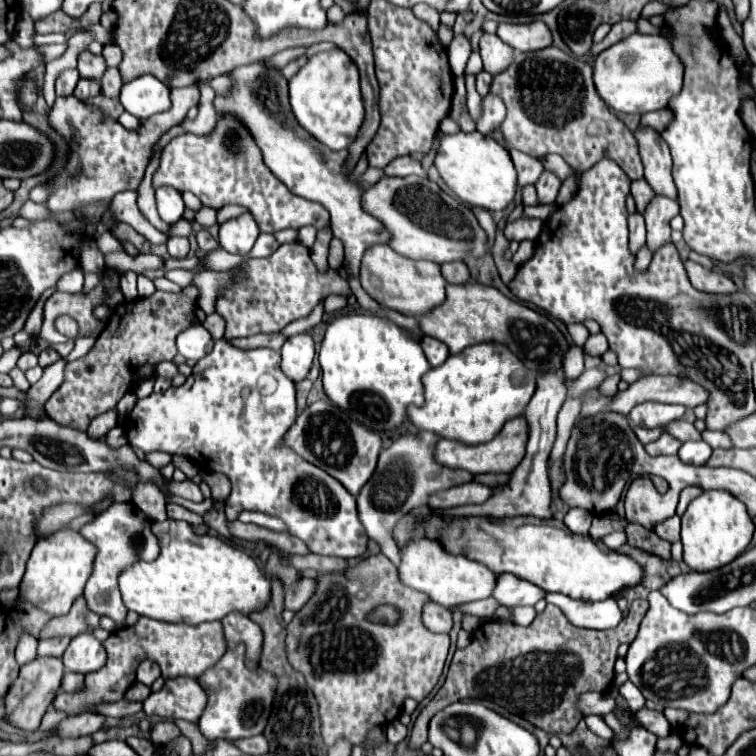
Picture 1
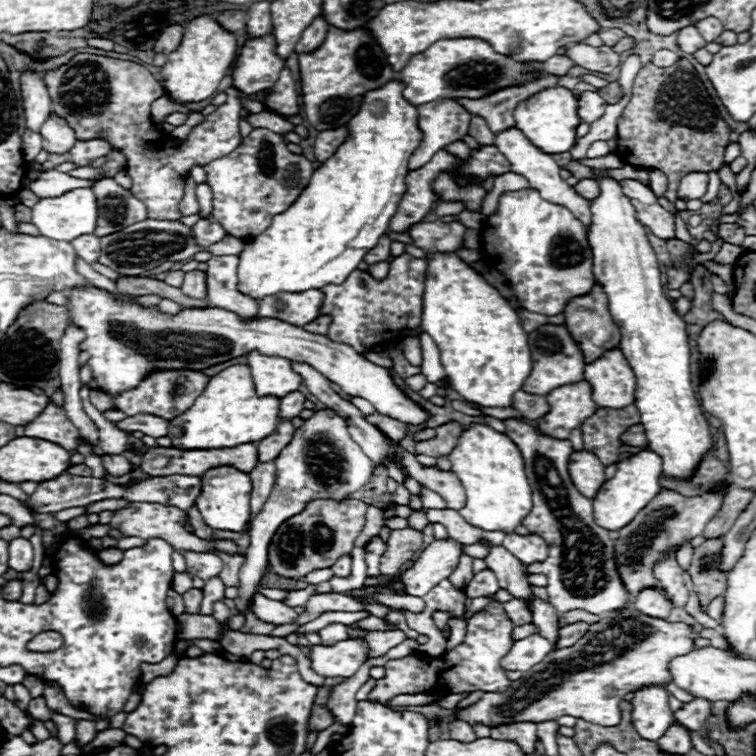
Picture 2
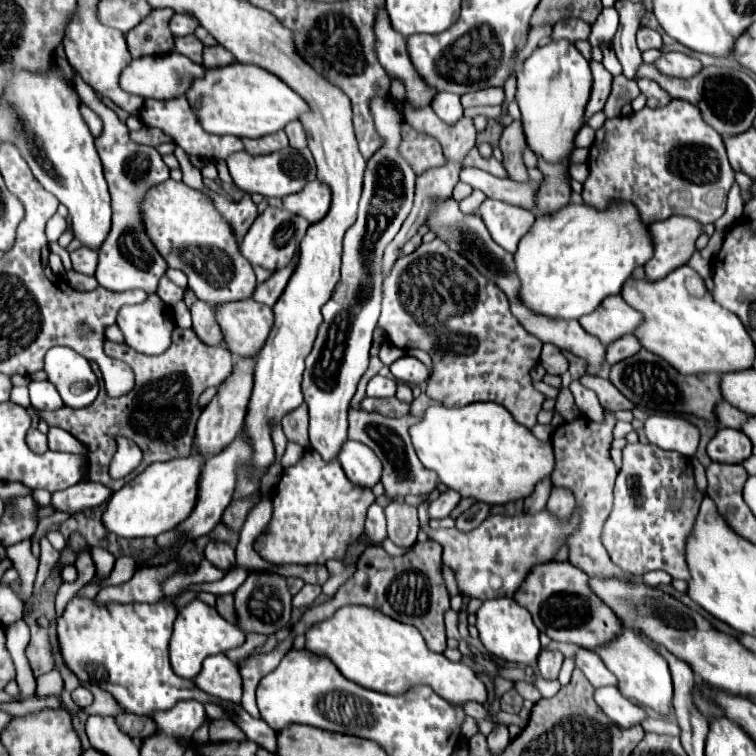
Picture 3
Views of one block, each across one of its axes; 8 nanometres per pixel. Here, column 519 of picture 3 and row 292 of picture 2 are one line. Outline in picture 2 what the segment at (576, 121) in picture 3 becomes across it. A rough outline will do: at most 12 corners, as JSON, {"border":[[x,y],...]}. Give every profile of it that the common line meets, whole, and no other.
{"border":[[72,290],[104,392],[250,350],[310,364],[380,414],[430,414],[354,348],[222,308],[176,316]]}

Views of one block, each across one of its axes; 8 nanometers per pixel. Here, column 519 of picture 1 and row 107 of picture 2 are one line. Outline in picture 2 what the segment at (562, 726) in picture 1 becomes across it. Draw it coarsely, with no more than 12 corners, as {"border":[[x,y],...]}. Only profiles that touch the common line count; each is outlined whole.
{"border":[[644,64],[618,156],[668,176],[718,172],[730,128],[694,66]]}

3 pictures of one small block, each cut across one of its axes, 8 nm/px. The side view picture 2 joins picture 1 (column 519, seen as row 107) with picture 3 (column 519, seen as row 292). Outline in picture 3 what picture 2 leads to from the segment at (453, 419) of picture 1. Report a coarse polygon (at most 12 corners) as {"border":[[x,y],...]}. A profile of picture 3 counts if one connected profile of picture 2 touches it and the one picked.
{"border":[[632,202],[538,216],[522,302],[580,318],[654,254]]}

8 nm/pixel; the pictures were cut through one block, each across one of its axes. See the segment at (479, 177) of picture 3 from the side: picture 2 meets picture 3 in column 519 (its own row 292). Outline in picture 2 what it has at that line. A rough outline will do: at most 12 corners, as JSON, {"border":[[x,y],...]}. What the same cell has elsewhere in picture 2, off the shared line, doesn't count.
{"border":[[186,272],[180,290],[190,298],[206,298],[206,274]]}

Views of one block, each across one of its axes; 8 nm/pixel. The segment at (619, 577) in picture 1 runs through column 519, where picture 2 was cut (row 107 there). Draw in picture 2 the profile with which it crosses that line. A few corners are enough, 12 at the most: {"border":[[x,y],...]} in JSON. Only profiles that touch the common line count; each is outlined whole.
{"border":[[556,86],[518,104],[516,128],[544,154],[576,144],[576,96]]}

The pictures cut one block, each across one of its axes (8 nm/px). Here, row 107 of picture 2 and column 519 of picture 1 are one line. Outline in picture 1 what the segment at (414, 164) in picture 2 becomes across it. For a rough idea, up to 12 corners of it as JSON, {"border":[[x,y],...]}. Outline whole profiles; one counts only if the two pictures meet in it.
{"border":[[526,420],[480,446],[438,440],[434,460],[470,474],[510,474],[524,456]]}

